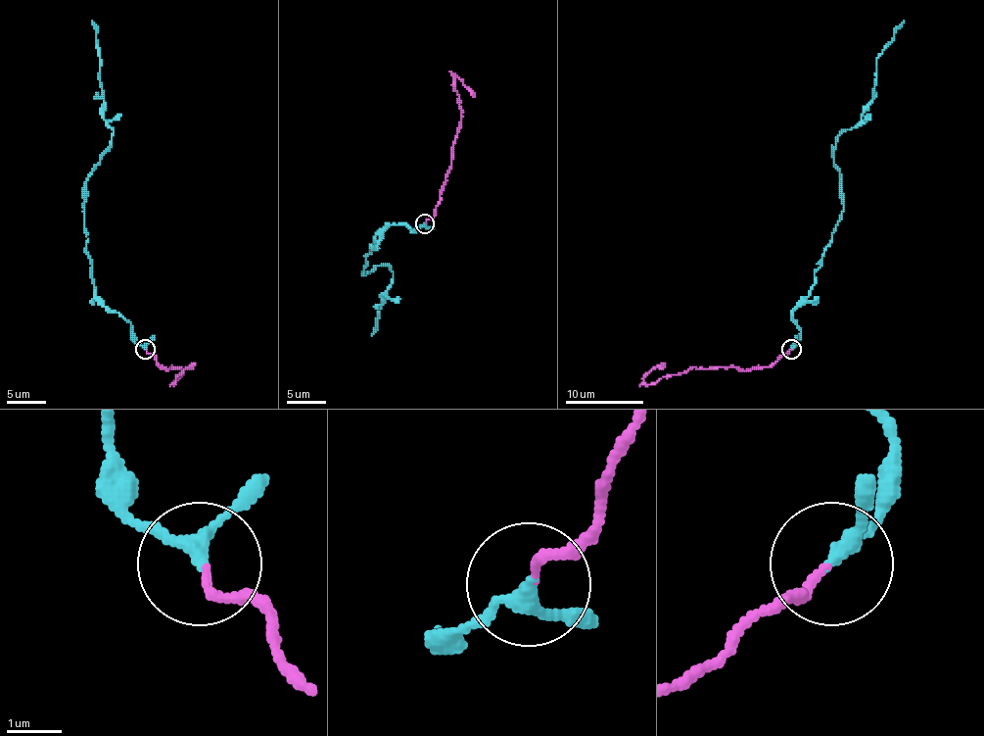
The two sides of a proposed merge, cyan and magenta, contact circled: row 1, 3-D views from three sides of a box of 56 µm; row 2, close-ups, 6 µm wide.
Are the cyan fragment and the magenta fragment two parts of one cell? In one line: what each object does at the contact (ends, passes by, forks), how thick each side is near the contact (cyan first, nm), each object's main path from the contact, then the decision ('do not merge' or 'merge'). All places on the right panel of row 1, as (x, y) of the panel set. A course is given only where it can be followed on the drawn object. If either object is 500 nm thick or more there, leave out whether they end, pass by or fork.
cyan passes by | magenta ends | 240/140 nm | cyan via (791, 349), (801, 327), (793, 311), (843, 209), (837, 137), (861, 120), (876, 58), (904, 21) | magenta via (791, 349), (768, 367), (742, 370), (732, 367), (690, 368), (647, 384), (643, 378), (665, 363) | merge

